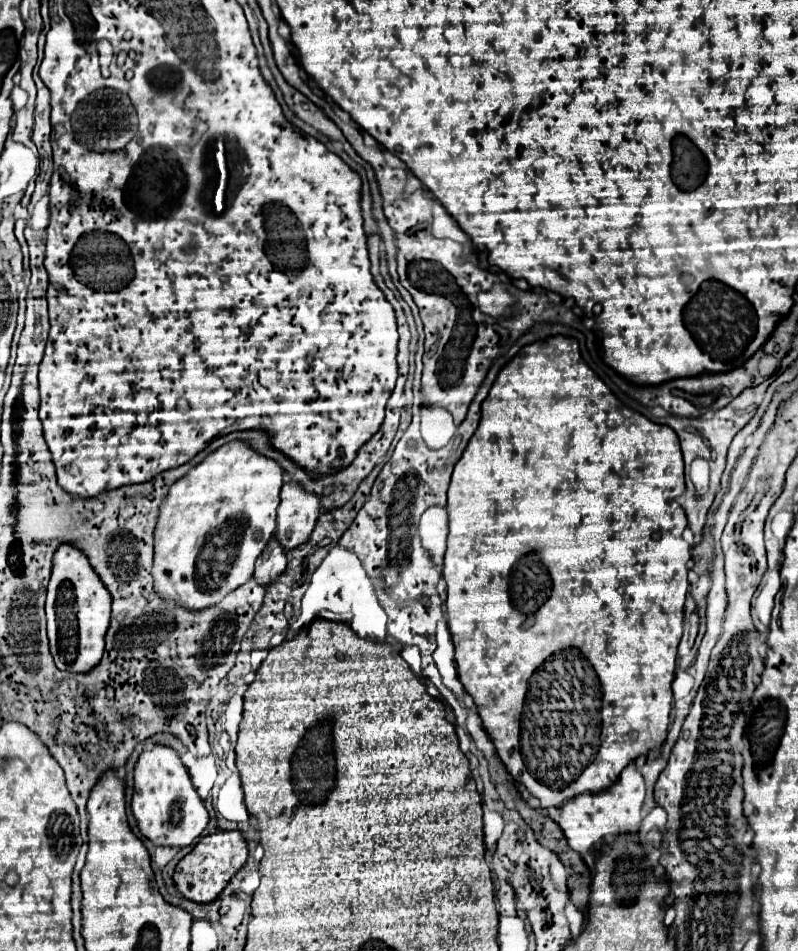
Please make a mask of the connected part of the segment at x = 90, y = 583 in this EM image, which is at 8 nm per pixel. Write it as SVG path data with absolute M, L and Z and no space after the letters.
M61 545L53 557L53 575L47 587L47 635L57 669L69 673L91 671L103 655L105 631L109 627L109 591L89 565L87 557L71 545Z

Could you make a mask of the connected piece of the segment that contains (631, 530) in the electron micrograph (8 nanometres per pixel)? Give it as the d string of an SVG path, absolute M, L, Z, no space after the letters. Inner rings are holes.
M551 337L551 339L547 339L547 341L537 341L537 343L531 343L531 345L527 345L527 347L523 347L523 349L521 349L521 353L519 353L519 355L517 355L517 357L515 357L515 359L513 359L513 361L511 361L511 363L509 363L509 365L507 365L507 367L505 367L505 369L503 369L503 371L500 371L500 372L499 372L499 374L498 374L498 376L497 376L497 378L496 378L496 380L495 380L495 382L494 382L494 383L493 383L493 387L491 387L491 391L489 391L489 394L488 394L488 396L487 396L487 399L485 399L485 401L483 401L483 405L481 405L481 423L479 423L479 429L477 429L477 433L475 433L475 435L473 435L473 439L471 439L471 441L469 441L469 445L467 445L467 449L465 449L465 453L463 453L463 457L461 457L461 459L459 459L459 463L457 463L457 465L455 465L455 471L453 471L453 477L451 477L451 487L449 487L449 499L447 499L447 515L449 515L449 537L447 537L447 553L445 553L445 569L443 569L443 577L445 577L445 581L447 581L447 603L445 603L445 605L447 605L447 625L449 625L449 631L451 631L451 637L453 637L453 645L455 645L455 663L457 663L457 677L459 677L459 681L461 681L461 683L463 683L463 687L465 687L465 691L467 691L467 693L469 693L469 695L471 695L471 697L473 697L473 699L475 699L475 705L477 705L477 713L479 713L479 717L481 717L481 721L483 721L483 729L485 729L485 731L487 731L487 735L489 735L489 737L491 737L491 741L493 741L493 745L495 745L495 751L497 751L497 755L499 755L499 759L501 759L501 761L503 761L503 765L505 765L505 769L507 769L507 771L509 771L509 773L511 773L511 775L513 775L513 779L515 779L515 781L517 781L517 783L521 783L521 785L523 785L523 787L525 787L525 789L527 789L527 791L529 791L529 793L531 793L531 795L533 795L533 797L537 797L537 799L539 799L539 801L541 801L541 809L551 809L551 807L561 807L561 805L563 805L563 803L565 803L565 801L569 801L569 799L573 799L573 797L577 797L577 795L581 795L581 793L599 793L599 791L603 791L603 789L609 789L609 787L611 787L611 785L613 785L613 783L615 783L615 781L617 781L617 777L619 777L619 775L621 775L621 771L623 771L623 769L625 769L625 767L627 767L627 765L629 765L629 763L633 763L633 761L635 761L635 759L637 759L637 757L641 757L641 755L647 755L647 753L651 753L651 751L653 751L653 749L659 749L659 747L661 747L661 745L663 745L663 741L665 741L665 735L667 735L667 725L669 725L669 713L671 713L671 701L673 701L673 691L671 691L671 681L673 681L673 675L675 675L675 659L677 659L677 645L679 645L679 639L681 639L681 633L683 633L683 603L685 603L685 597L687 597L687 587L689 587L689 583L687 583L687 561L689 561L689 559L691 559L691 547L689 547L689 545L687 545L687 543L685 543L685 541L683 541L683 537L681 537L681 533L683 533L683 529L685 529L685 527L687 527L687 517L685 517L685 513L683 513L683 509L681 509L681 505L679 505L679 503L677 503L677 497L679 497L679 495L681 495L681 493L683 493L683 491L685 491L685 481L683 481L683 455L681 455L681 447L679 447L679 439L677 439L677 435L675 435L675 431L673 431L673 429L669 429L669 427L663 427L663 425L657 425L657 423L651 423L651 421L649 421L649 419L647 419L647 417L643 417L643 415L639 415L639 413L635 413L635 411L631 411L631 409L627 409L627 407L623 407L623 405L621 405L621 403L619 403L619 401L617 401L617 399L615 399L615 395L611 395L611 391L609 391L609 389L607 389L607 385L606 385L606 384L605 384L605 383L604 383L604 382L603 382L603 381L601 381L601 379L600 379L600 378L599 378L599 377L598 377L598 376L597 376L597 375L596 375L596 374L595 374L595 373L594 373L594 371L593 371L593 370L592 370L592 369L589 369L589 367L587 367L587 365L585 365L585 363L583 363L583 359L581 359L581 353L579 353L579 345L577 345L577 341L573 341L573 339L565 339L565 337ZM571 387L577 387L577 393L571 393ZM541 569L543 569L543 571L545 571L545 573L547 573L547 575L549 575L549 579L541 579ZM557 661L559 661L559 663L561 663L561 665L563 665L563 687L555 687L555 685L561 685L561 683L559 683L559 677L561 677L561 671L559 671L559 673L555 673L555 671L553 671L553 673L545 673L545 667L547 667L547 663L549 663L549 667L551 667L551 665L557 665ZM525 687L527 687L527 691L529 691L529 699L533 699L533 703L537 703L537 705L539 705L539 707L533 707L533 711L535 711L535 717L533 717L533 719L521 719L521 713L523 713L523 703L525 703L525 693L527 693L527 691L525 691Z

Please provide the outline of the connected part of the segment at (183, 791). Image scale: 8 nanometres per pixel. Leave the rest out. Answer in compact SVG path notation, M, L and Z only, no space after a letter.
M155 745L151 751L143 751L135 765L135 793L131 801L137 827L157 847L183 849L191 845L207 827L209 815L205 803L199 799L191 777L183 767L179 755L165 745Z

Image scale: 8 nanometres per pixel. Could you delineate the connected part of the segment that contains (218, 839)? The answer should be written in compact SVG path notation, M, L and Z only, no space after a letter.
M215 831L209 837L203 837L189 855L185 855L173 873L173 881L177 891L195 903L211 903L215 901L231 877L245 865L247 861L247 841L241 831Z

